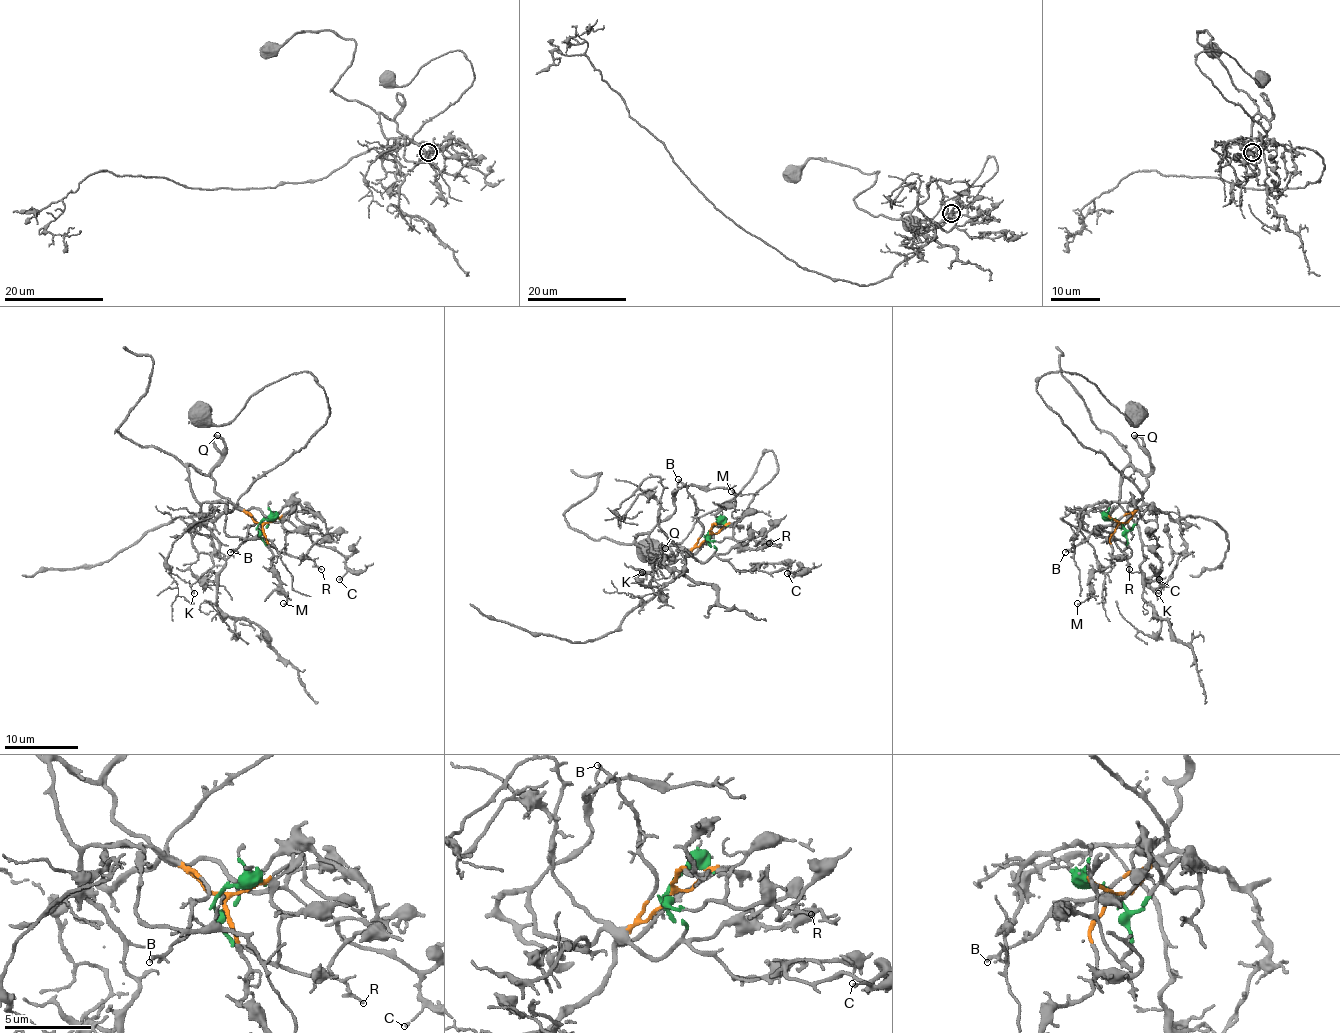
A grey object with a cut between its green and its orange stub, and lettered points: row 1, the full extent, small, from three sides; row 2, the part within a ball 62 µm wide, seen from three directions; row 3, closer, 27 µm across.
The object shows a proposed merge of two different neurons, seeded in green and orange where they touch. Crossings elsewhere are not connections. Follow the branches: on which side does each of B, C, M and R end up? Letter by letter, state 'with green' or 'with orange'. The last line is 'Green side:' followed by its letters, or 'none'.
B: with orange
C: with green
M: with orange
R: with green
Green side: C, R

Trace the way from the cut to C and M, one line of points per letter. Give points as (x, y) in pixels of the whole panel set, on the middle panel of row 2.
C: (709, 534), (718, 557), (740, 571), (757, 568), (786, 573)
M: (709, 534), (714, 523), (720, 525), (716, 518), (718, 510), (735, 501), (731, 492)

